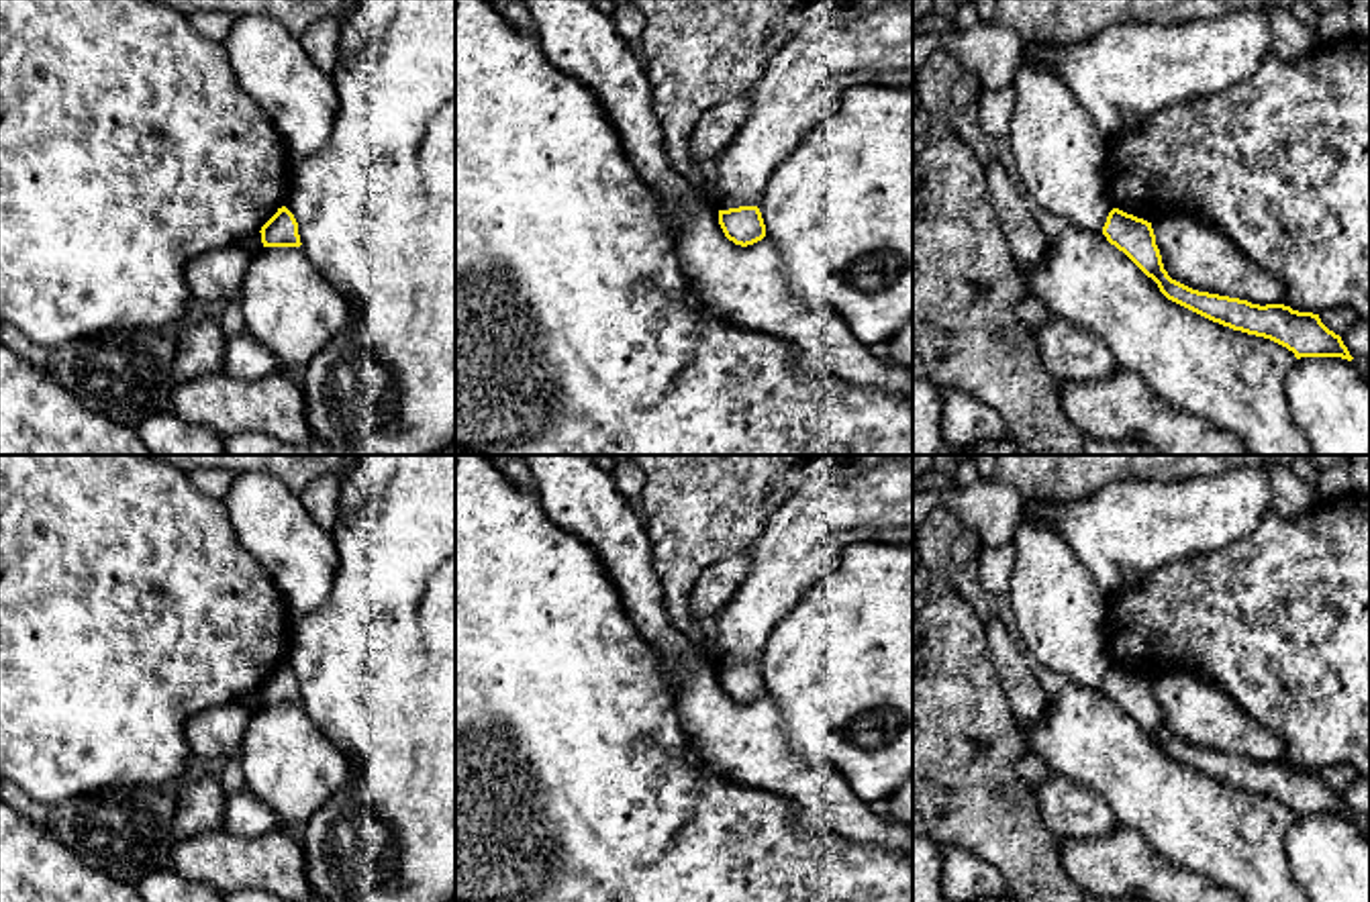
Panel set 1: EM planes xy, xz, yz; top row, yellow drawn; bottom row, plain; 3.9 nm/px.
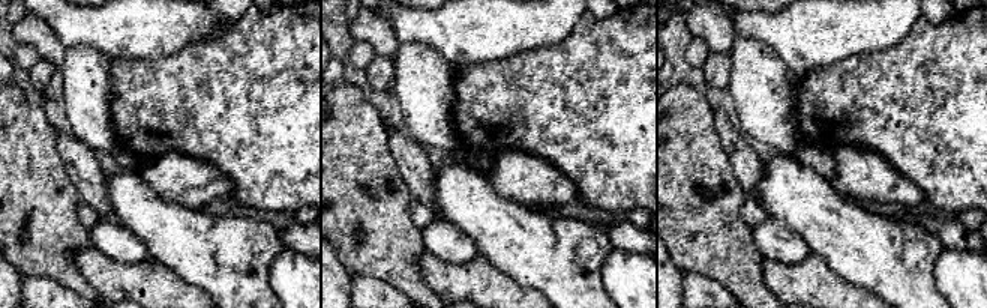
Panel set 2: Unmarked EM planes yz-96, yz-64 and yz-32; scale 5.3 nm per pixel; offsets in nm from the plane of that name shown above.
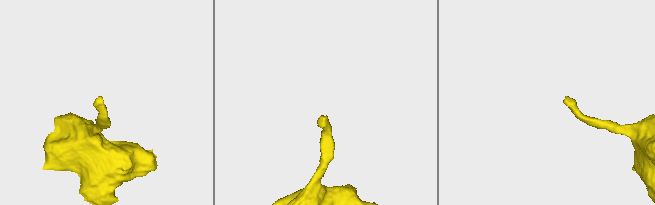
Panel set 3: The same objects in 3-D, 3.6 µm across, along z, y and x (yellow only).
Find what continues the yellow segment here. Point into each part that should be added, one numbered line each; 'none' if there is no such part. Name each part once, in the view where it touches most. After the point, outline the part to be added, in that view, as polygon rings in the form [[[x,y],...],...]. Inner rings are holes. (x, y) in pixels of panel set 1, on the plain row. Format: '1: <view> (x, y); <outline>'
none

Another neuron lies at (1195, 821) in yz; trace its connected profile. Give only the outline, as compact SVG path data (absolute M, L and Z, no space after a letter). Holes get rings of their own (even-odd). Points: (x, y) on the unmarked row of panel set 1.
M1068 682L1049 694L1045 716L1029 726L1019 722L1027 753L1041 757L1056 773L1098 792L1119 826L1137 829L1166 859L1203 873L1215 884L1233 890L1243 902L1309 902L1288 867L1284 841L1296 814L1286 804L1256 792L1213 780L1172 757L1123 708L1107 698L1103 688Z

